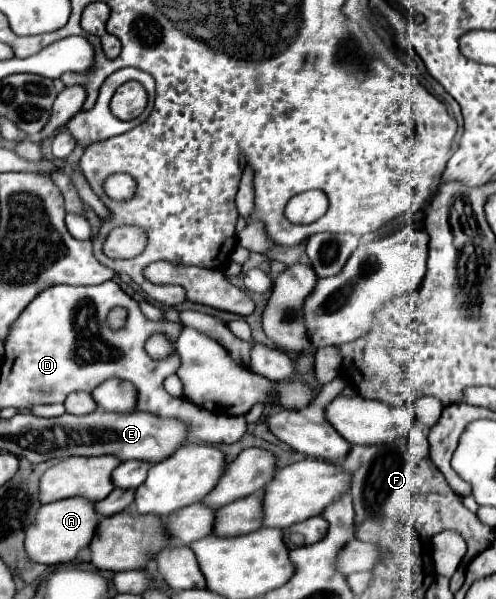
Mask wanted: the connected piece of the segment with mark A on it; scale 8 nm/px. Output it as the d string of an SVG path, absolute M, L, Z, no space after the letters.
M72 497L48 505L40 505L36 513L36 521L26 529L24 539L24 551L28 559L34 563L44 565L58 565L58 563L70 563L78 555L80 549L88 547L88 543L94 537L94 529L98 525L98 515L94 511L94 503L82 497Z

